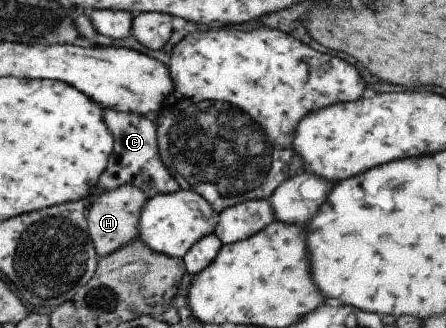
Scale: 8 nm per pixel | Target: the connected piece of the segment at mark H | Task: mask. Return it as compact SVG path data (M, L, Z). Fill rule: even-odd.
M131 184L120 185L118 188L101 192L87 200L85 221L88 236L92 241L94 252L98 258L117 251L122 245L136 239L136 222L141 206L147 196Z

